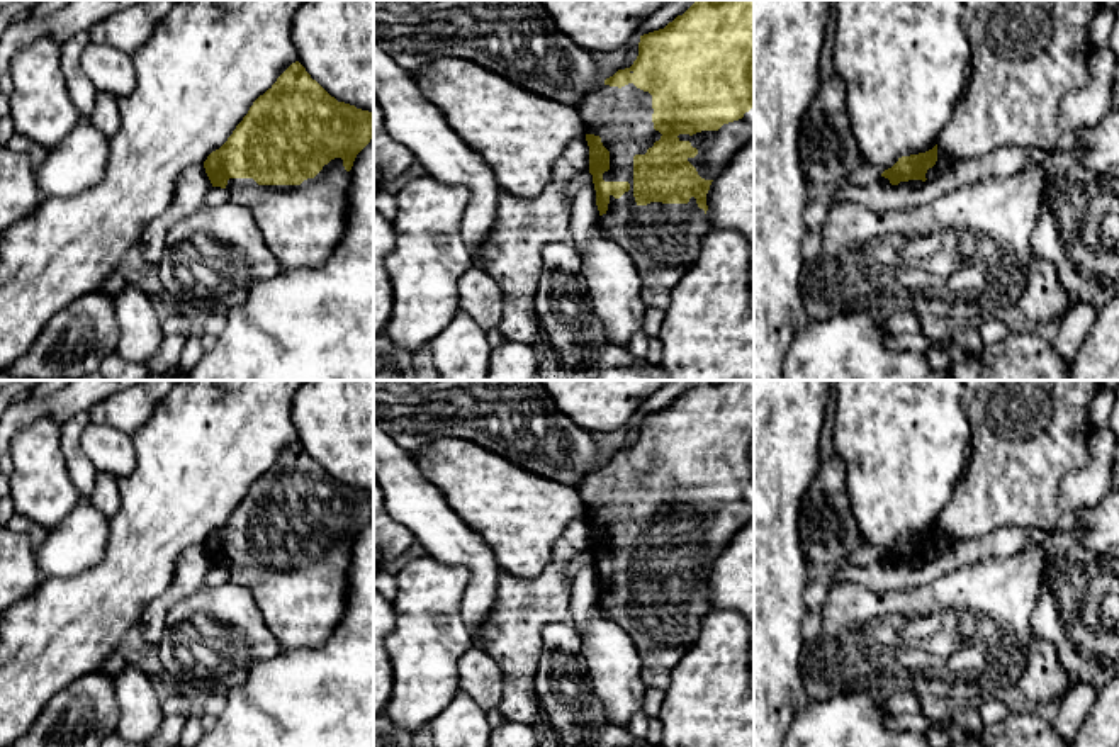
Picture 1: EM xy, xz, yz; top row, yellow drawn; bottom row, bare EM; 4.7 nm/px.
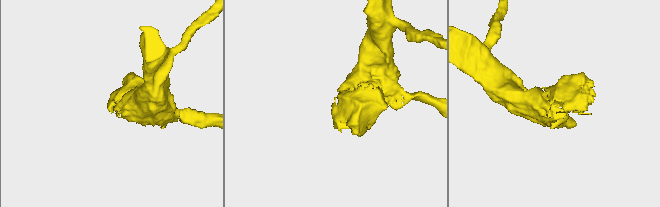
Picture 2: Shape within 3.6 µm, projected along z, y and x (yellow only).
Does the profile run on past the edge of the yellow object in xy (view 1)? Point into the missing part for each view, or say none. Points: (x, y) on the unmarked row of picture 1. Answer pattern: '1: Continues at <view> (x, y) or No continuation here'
1: Continues at xy (301, 605)

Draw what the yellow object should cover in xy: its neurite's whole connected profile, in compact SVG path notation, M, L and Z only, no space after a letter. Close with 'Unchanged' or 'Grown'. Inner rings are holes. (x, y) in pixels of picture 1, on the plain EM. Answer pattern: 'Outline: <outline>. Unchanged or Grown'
Outline: M295 441L260 475L228 521L204 542L212 567L228 572L231 584L248 589L261 611L268 632L284 650L321 647L346 608L346 572L357 535L374 518L374 494L331 477L306 448Z. Grown

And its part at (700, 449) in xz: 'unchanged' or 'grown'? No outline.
grown

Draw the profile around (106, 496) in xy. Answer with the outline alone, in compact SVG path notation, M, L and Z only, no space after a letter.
M97 474L88 501L105 516L114 516L121 506L117 479L107 474Z

